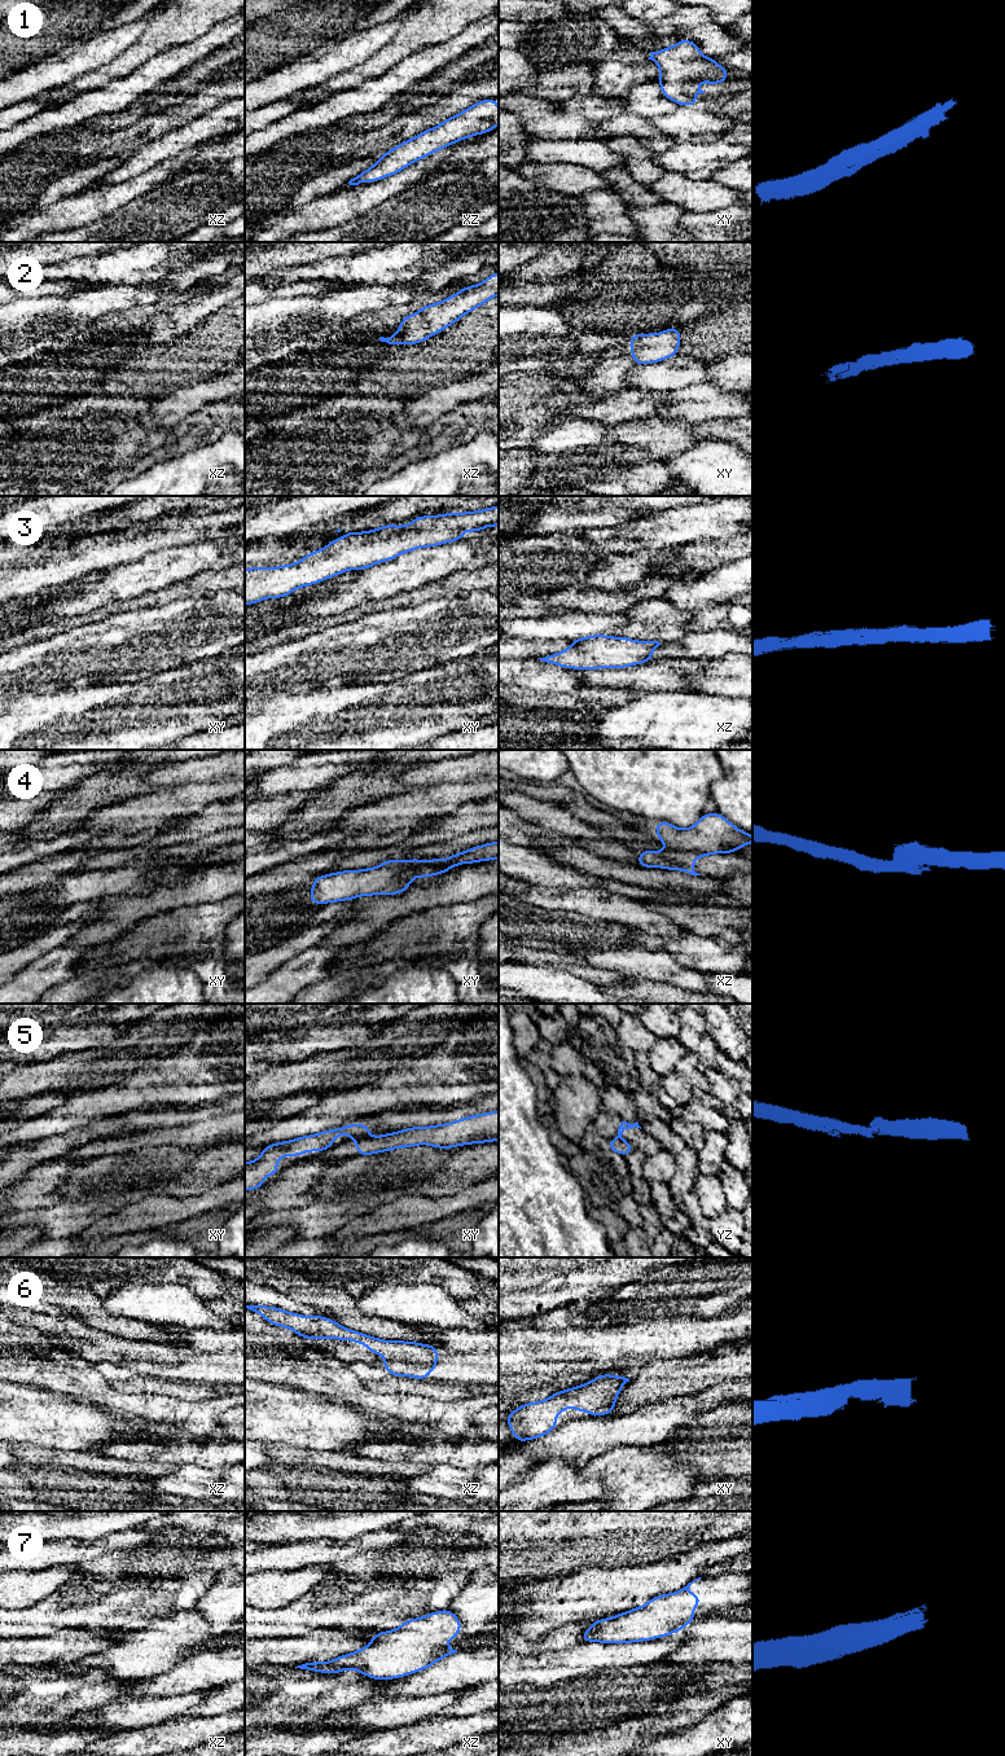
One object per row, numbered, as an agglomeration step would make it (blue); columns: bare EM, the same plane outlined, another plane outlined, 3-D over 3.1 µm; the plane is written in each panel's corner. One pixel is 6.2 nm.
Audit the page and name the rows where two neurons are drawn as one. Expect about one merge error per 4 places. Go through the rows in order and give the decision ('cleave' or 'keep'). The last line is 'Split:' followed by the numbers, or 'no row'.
1: keep
2: keep
3: keep
4: cleave
5: cleave
6: keep
7: keep
Split: 4, 5

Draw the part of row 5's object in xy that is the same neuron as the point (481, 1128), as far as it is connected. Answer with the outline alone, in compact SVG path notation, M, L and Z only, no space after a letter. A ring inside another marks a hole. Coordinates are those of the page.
M499 1110L461 1118L451 1123L412 1127L381 1136L354 1140L356 1155L373 1155L418 1145L453 1149L469 1143L495 1142L499 1141Z

